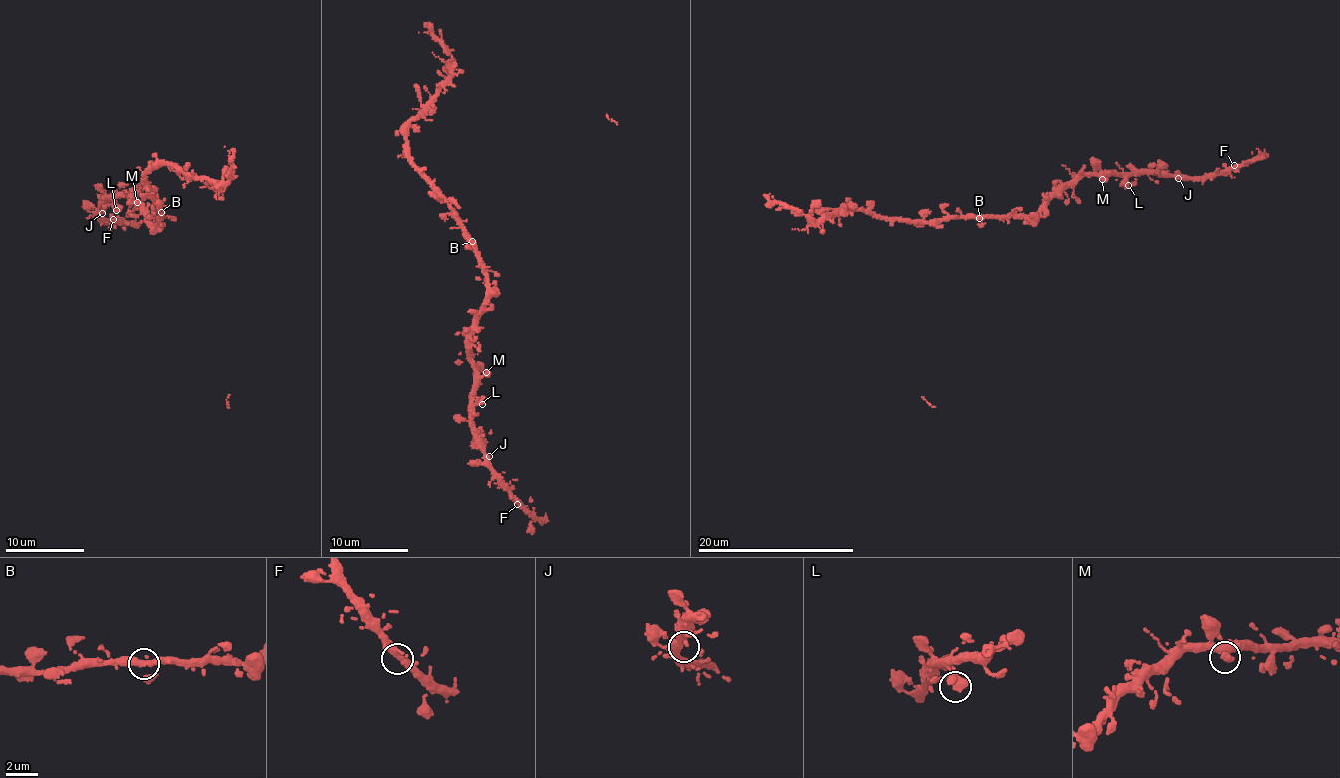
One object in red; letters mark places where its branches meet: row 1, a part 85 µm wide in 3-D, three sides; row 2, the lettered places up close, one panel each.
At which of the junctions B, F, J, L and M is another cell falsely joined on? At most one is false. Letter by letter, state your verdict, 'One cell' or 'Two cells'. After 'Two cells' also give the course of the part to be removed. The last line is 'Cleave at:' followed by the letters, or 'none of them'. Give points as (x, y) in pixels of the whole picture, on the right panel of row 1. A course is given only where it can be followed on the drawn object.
B: One cell
F: One cell
J: One cell
L: One cell
M: One cell
Cleave at: none of them

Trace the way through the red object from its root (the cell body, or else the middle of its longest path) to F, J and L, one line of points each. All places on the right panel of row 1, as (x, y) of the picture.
F: (935, 219), (1030, 218), (1055, 195), (1085, 175), (1202, 176), (1225, 172), (1234, 165)
J: (935, 219), (1030, 218), (1055, 195), (1085, 175), (1142, 173), (1173, 174), (1178, 178)
L: (935, 219), (1030, 218), (1055, 195), (1085, 175), (1121, 176), (1128, 185)

